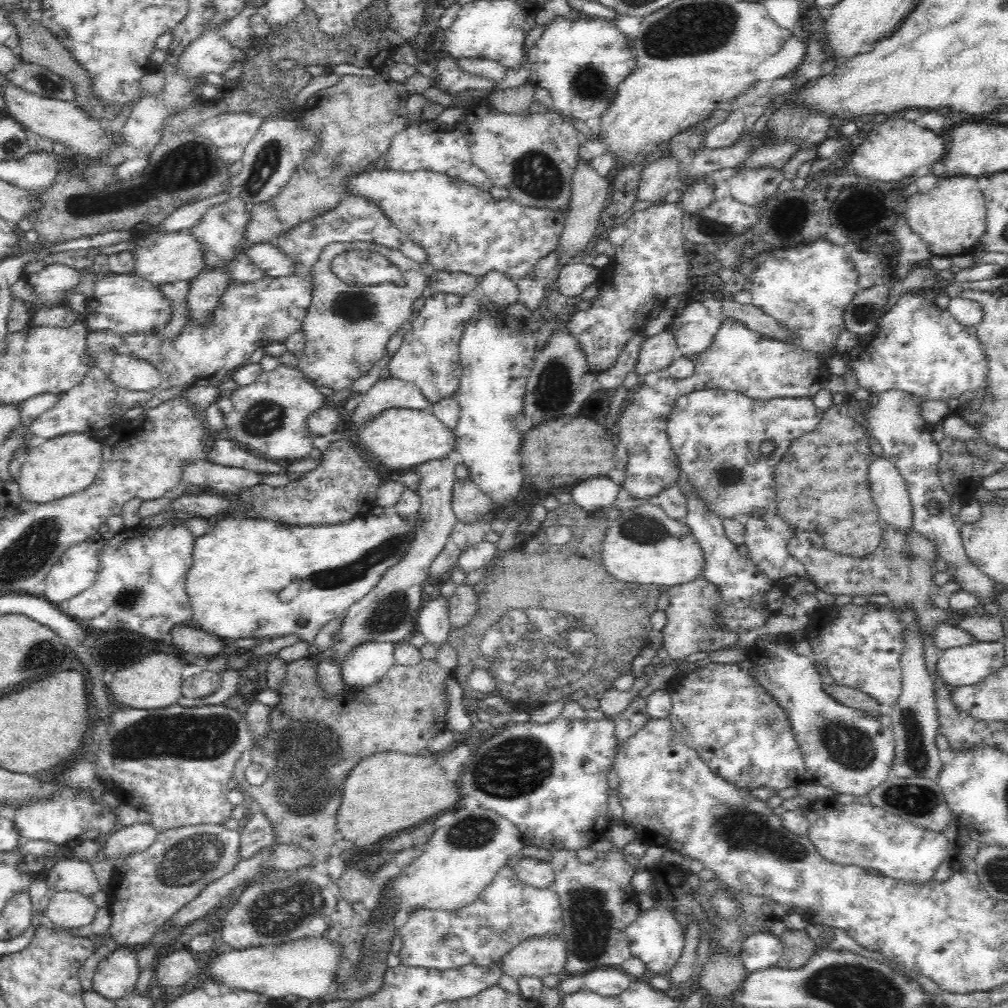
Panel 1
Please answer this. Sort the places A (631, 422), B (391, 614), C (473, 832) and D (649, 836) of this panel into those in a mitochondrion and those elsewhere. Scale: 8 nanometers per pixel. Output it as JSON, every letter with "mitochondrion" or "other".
{"A":"other","B":"mitochondrion","C":"mitochondrion","D":"other"}

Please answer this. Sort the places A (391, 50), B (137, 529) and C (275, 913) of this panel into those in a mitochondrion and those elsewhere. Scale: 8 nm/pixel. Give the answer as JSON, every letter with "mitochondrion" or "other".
{"A":"other","B":"other","C":"mitochondrion"}

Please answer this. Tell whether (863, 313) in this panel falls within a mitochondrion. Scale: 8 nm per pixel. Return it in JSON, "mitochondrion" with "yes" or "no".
{"mitochondrion":"yes"}

